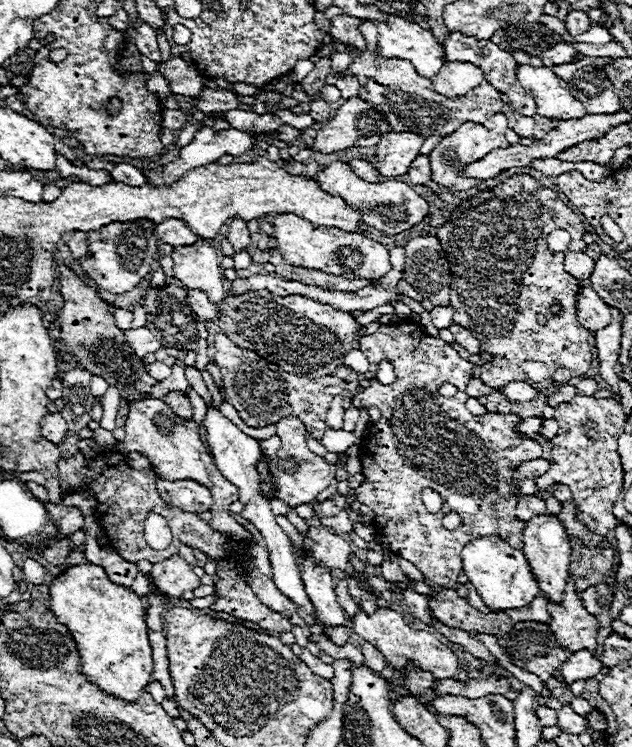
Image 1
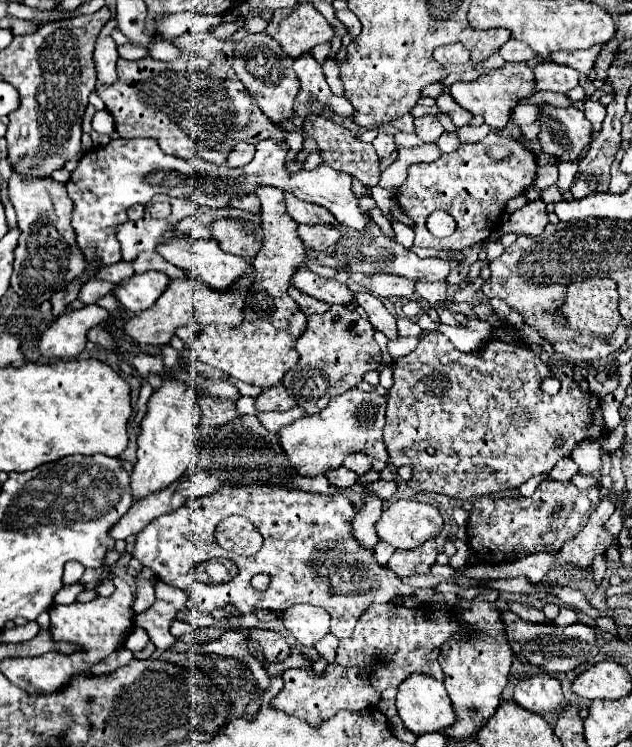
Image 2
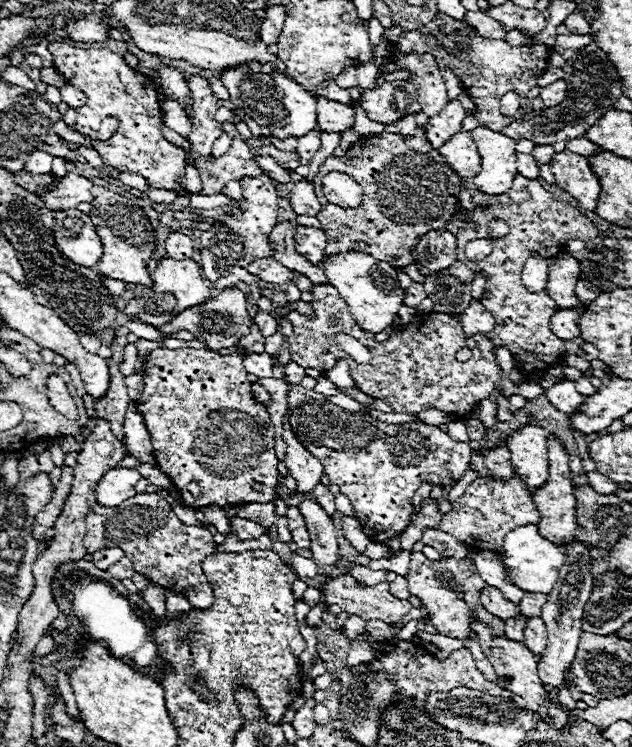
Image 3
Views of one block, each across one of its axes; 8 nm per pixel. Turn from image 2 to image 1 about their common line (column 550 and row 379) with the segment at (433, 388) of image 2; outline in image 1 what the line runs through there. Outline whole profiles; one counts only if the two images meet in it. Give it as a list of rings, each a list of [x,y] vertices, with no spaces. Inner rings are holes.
[[[402,320],[402,322],[396,324],[396,326],[380,326],[380,330],[378,330],[376,334],[372,334],[372,336],[362,336],[362,338],[360,338],[360,350],[364,352],[364,356],[366,356],[368,362],[370,362],[370,374],[372,374],[372,378],[368,380],[370,386],[364,388],[364,392],[356,398],[356,402],[364,400],[364,406],[366,406],[366,408],[368,408],[368,406],[376,406],[378,410],[382,410],[382,420],[376,424],[376,430],[374,430],[374,438],[376,438],[376,444],[378,444],[378,446],[370,446],[370,452],[360,452],[364,482],[354,490],[354,496],[356,496],[356,500],[358,500],[360,504],[366,504],[366,506],[370,506],[370,508],[374,510],[374,514],[376,514],[376,518],[374,518],[374,528],[378,530],[376,534],[384,538],[384,542],[388,544],[388,548],[390,548],[396,556],[402,556],[404,560],[412,562],[412,564],[414,564],[428,580],[432,580],[436,586],[454,588],[454,586],[458,584],[456,578],[462,574],[462,560],[460,555],[462,546],[466,546],[466,542],[478,538],[480,534],[502,534],[502,538],[506,538],[512,546],[518,546],[518,548],[524,546],[524,544],[522,544],[522,532],[524,532],[524,528],[526,528],[526,522],[520,520],[520,518],[516,516],[518,498],[516,498],[516,488],[510,484],[510,480],[512,480],[512,472],[514,472],[522,462],[542,458],[542,446],[540,446],[536,440],[526,438],[526,436],[522,436],[520,432],[516,432],[516,426],[522,422],[522,418],[520,418],[518,414],[512,414],[512,416],[502,416],[502,414],[498,414],[498,412],[486,412],[486,414],[482,414],[482,416],[470,414],[470,412],[464,408],[464,402],[466,402],[466,398],[468,398],[466,392],[464,392],[464,388],[466,388],[466,384],[470,382],[470,378],[472,378],[472,364],[470,364],[468,360],[464,360],[464,358],[462,358],[454,348],[450,348],[444,340],[424,336],[422,328],[420,328],[414,320]],[[382,360],[390,360],[390,362],[394,364],[396,382],[390,384],[390,386],[380,384],[380,382],[376,380],[376,376],[374,376],[374,374],[376,374],[376,368],[378,368],[378,364],[380,364]],[[442,382],[452,382],[452,384],[458,388],[458,392],[454,394],[454,398],[444,398],[444,396],[436,394],[436,388],[438,388]],[[422,488],[432,488],[432,490],[436,490],[436,492],[442,496],[444,506],[440,508],[438,514],[432,514],[432,512],[426,510],[426,506],[424,506],[424,502],[422,502]],[[448,512],[460,514],[462,524],[460,524],[456,530],[446,530],[446,528],[442,526],[442,518],[444,518]]]

